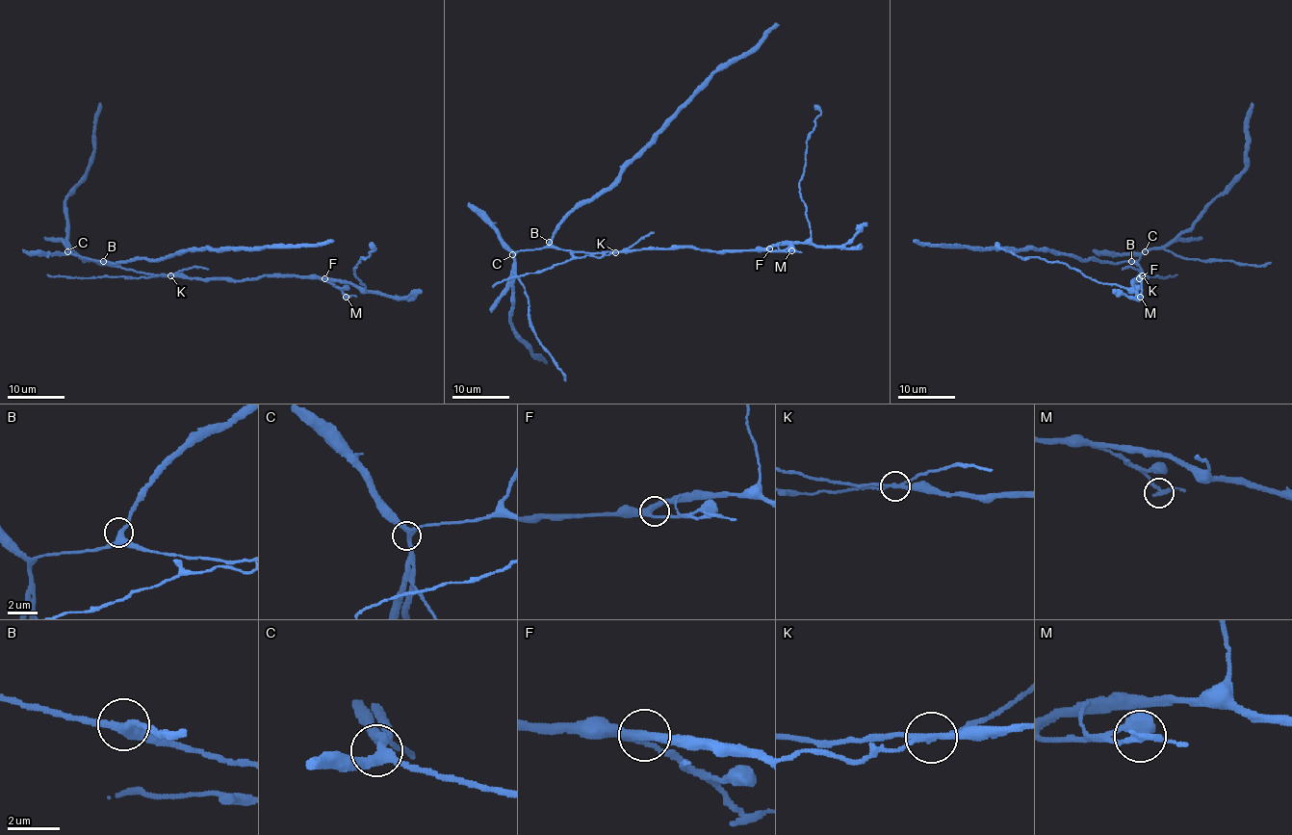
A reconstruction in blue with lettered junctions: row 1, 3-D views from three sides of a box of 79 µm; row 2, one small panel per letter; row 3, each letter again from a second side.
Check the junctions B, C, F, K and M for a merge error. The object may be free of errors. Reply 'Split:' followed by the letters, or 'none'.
Split: K

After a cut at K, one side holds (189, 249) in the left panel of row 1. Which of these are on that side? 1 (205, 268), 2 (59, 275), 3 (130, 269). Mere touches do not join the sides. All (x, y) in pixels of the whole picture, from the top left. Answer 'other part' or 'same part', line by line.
1: other part
2: other part
3: same part

